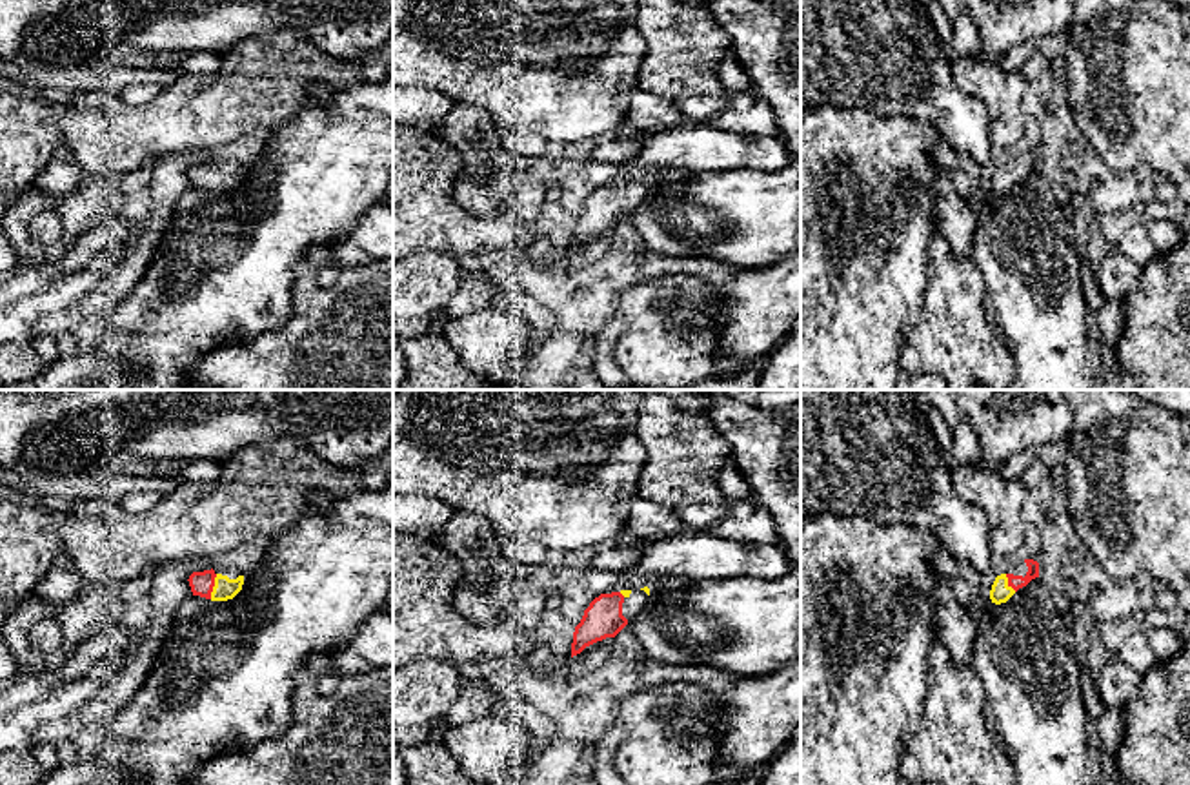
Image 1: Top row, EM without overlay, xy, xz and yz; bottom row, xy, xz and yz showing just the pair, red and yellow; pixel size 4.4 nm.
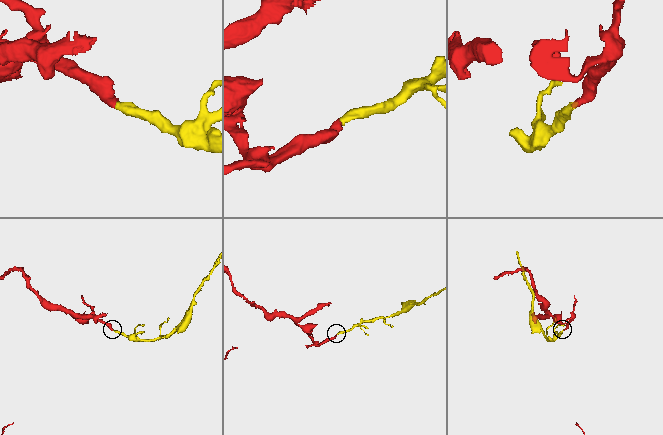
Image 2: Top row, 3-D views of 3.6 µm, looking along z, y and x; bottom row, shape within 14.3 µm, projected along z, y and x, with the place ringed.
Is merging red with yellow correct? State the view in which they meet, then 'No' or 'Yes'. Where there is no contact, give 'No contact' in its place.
Touches red in xy. Yes

